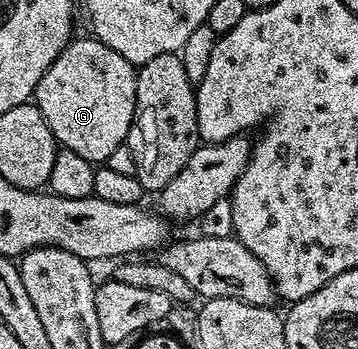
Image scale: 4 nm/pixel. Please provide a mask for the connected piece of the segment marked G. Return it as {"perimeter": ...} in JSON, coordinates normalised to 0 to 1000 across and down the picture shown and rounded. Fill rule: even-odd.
{"perimeter":[[[257,103],[215,115],[196,115],[109,226],[98,298],[168,424],[209,433],[209,444],[263,467],[293,467],[310,433],[358,407],[377,330],[383,198],[332,146],[310,146]]]}

